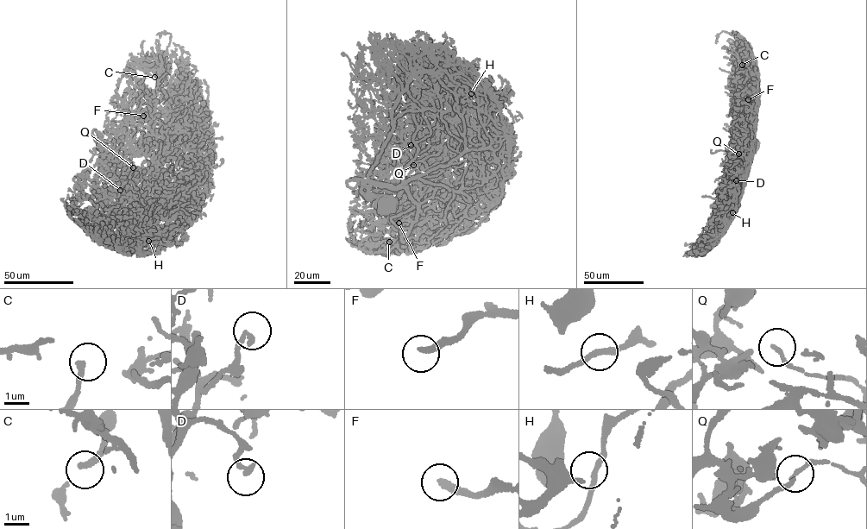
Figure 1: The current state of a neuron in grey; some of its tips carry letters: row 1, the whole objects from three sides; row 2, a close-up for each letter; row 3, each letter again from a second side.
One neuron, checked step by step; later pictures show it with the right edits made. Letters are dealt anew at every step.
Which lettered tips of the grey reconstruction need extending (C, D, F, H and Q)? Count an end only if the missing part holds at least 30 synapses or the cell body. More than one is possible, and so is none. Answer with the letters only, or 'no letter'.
C, F

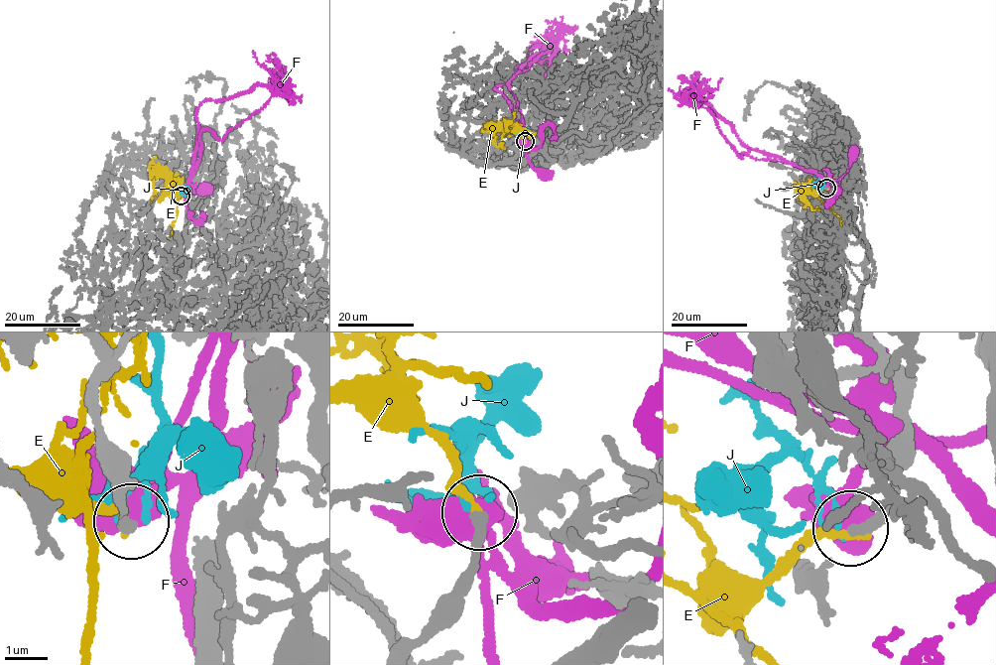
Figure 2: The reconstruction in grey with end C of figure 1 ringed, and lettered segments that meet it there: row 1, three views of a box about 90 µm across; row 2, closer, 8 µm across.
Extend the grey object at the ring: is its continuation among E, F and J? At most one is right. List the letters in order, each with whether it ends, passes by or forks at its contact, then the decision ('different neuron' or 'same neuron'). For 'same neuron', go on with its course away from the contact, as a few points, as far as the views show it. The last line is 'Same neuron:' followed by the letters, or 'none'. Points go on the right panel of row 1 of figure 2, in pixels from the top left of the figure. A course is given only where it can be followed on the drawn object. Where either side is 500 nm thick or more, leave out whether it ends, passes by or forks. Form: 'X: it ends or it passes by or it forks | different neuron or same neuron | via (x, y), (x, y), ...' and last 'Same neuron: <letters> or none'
E: it ends | different neuron
F: different neuron
J: it ends | different neuron
Same neuron: none

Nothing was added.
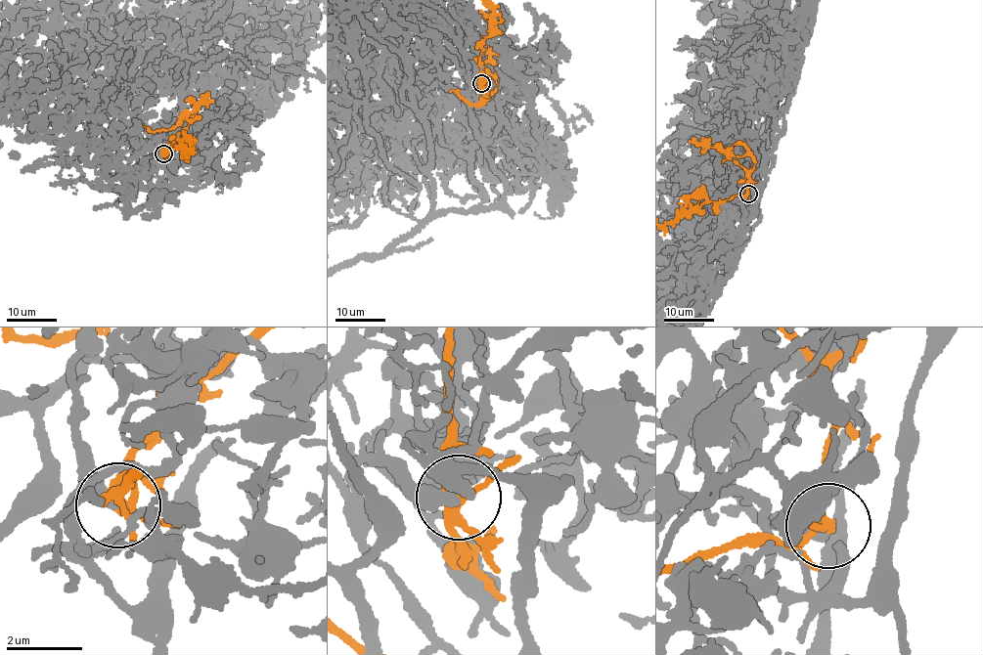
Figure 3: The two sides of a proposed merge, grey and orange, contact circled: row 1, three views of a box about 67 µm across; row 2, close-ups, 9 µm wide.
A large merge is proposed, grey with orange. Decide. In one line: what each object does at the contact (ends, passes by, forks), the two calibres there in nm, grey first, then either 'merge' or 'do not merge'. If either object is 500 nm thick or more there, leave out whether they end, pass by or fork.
grey passes by; orange passes by; 300 nm thick on the grey side, 150 nm on the other; do not merge

